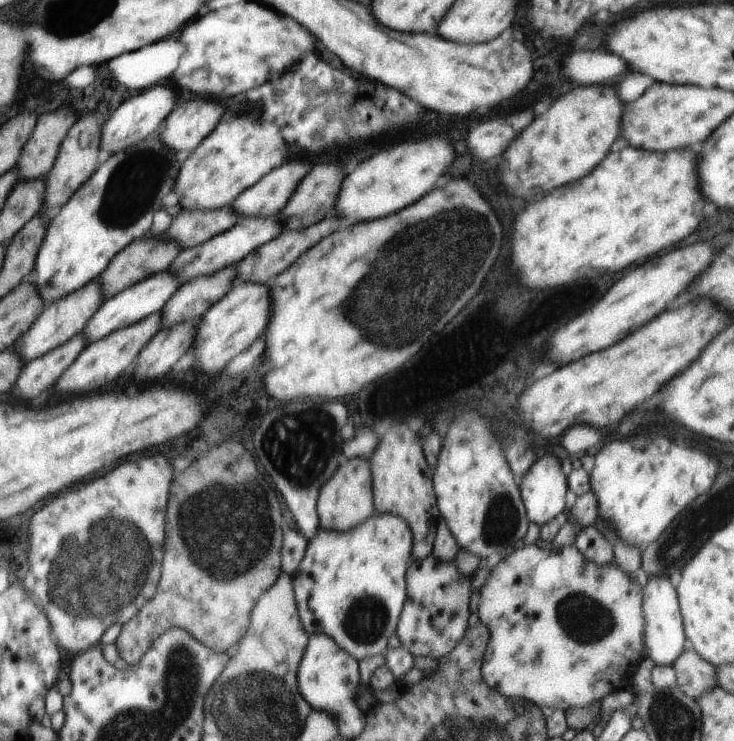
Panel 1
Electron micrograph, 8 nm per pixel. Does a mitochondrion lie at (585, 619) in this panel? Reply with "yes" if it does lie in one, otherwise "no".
yes

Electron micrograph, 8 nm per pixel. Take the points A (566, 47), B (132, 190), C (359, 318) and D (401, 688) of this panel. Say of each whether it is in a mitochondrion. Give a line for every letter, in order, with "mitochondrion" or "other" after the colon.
A: other
B: mitochondrion
C: mitochondrion
D: other

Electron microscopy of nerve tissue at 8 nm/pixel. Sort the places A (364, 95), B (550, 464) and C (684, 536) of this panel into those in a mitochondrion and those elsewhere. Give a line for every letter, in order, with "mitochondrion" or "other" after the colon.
A: other
B: other
C: mitochondrion

